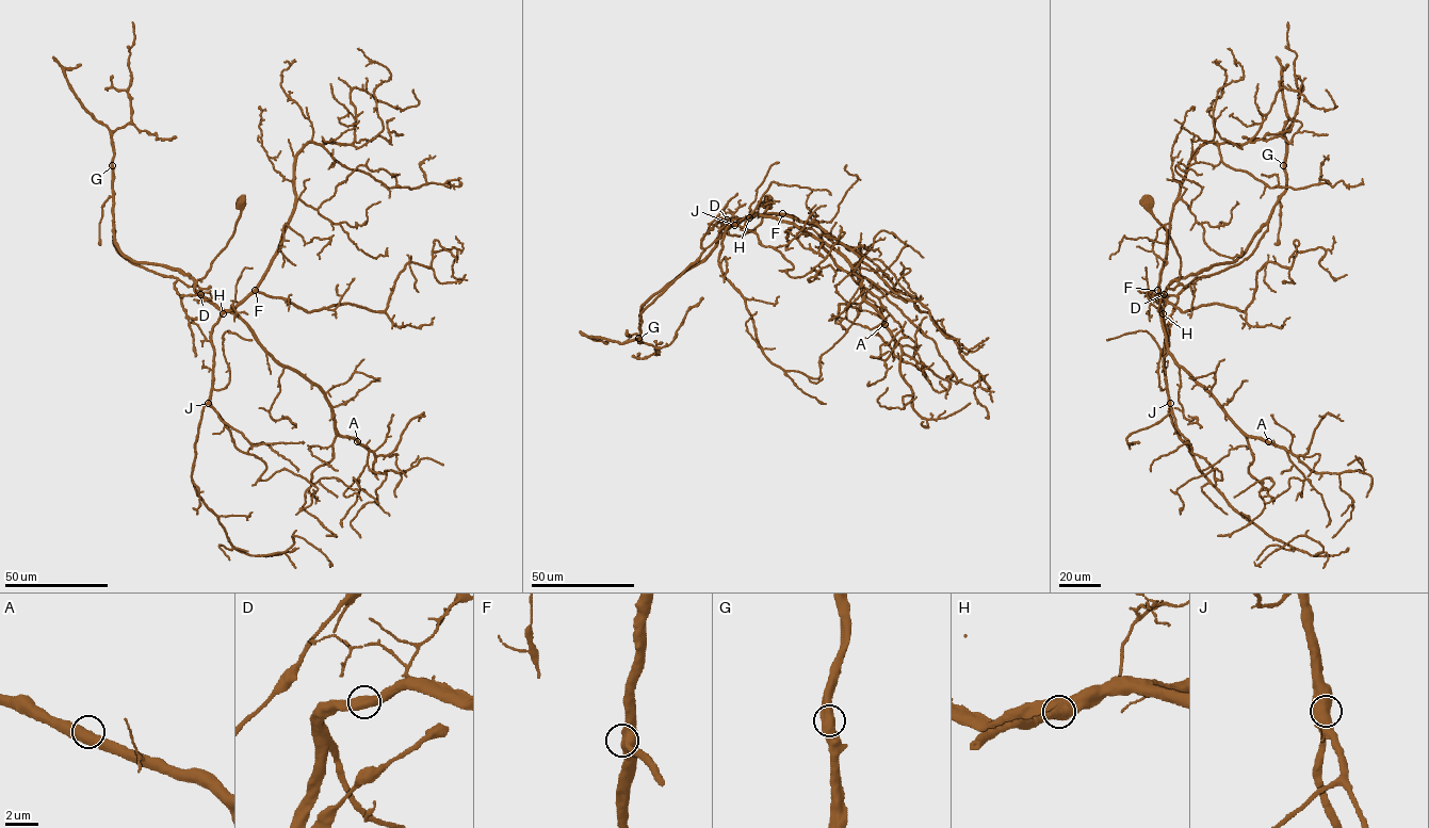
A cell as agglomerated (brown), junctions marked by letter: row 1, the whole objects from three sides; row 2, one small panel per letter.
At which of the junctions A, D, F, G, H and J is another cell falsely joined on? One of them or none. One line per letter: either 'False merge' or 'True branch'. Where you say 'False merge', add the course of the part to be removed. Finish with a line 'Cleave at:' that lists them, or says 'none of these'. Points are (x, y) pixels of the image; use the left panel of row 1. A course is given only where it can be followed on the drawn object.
A: True branch
D: True branch
F: True branch
G: True branch
H: True branch
J: True branch
Cleave at: none of these

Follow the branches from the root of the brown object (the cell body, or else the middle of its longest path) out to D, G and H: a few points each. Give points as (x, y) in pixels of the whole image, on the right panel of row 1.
D: (1146, 204), (1168, 233), (1180, 257), (1180, 278), (1170, 281), (1164, 294)
G: (1146, 204), (1180, 257), (1180, 276), (1172, 282), (1214, 264), (1232, 262), (1244, 252), (1285, 189), (1283, 165)
H: (1146, 204), (1168, 233), (1180, 257), (1180, 276), (1170, 281), (1165, 292), (1163, 313)

